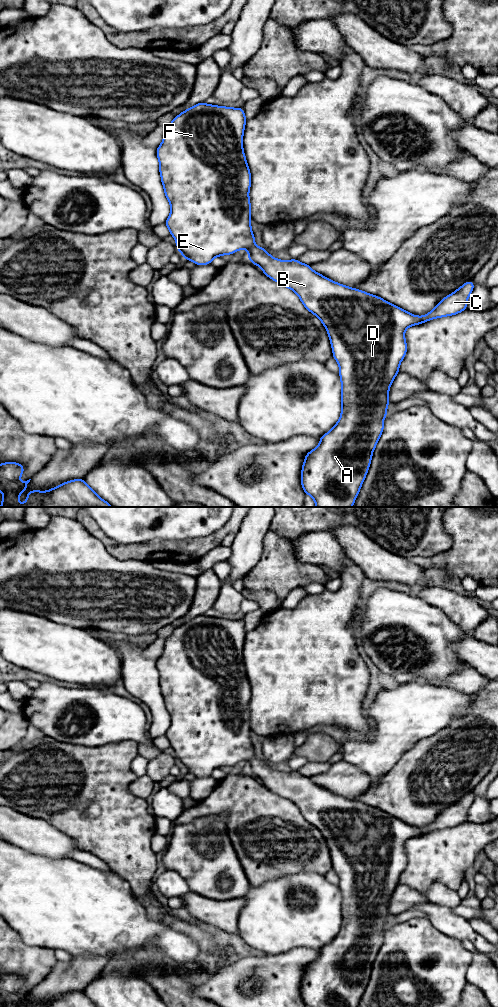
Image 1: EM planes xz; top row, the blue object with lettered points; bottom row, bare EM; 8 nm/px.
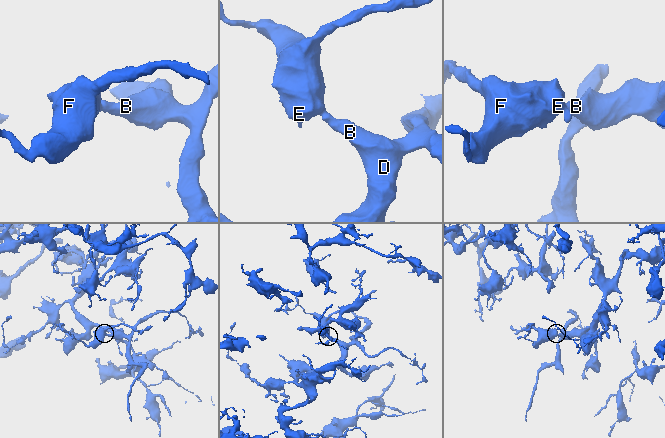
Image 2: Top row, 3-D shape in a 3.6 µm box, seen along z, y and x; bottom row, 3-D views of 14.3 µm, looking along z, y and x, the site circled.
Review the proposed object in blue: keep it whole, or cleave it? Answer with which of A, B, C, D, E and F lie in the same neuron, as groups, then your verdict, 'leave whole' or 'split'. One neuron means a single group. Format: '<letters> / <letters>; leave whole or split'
A B C D E F; leave whole

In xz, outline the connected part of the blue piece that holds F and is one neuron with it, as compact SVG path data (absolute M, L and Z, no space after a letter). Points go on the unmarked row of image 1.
M201 614L180 625L166 639L163 653L156 662L161 694L171 718L165 737L174 749L178 763L186 772L196 777L208 777L215 769L246 761L250 774L261 779L262 784L270 791L294 803L304 819L320 831L327 842L333 870L339 876L341 928L333 940L320 949L318 958L306 966L301 983L301 996L307 1007L358 1007L370 979L373 963L384 942L383 933L390 915L389 900L399 885L400 875L407 864L404 848L406 841L467 822L468 809L475 796L471 792L464 795L444 809L432 823L424 828L416 828L376 807L334 794L297 771L280 772L272 769L264 760L256 758L251 741L251 685L243 662L246 633L243 620Z

